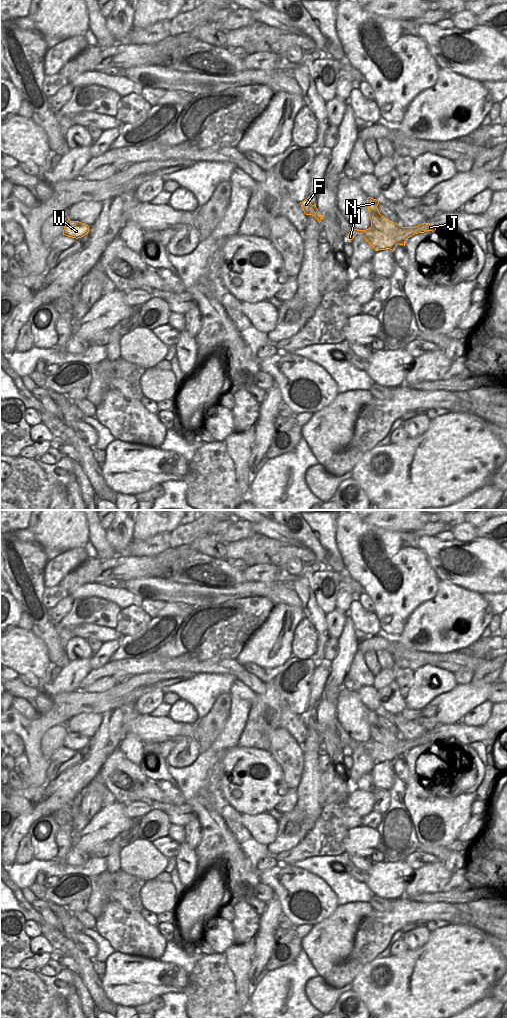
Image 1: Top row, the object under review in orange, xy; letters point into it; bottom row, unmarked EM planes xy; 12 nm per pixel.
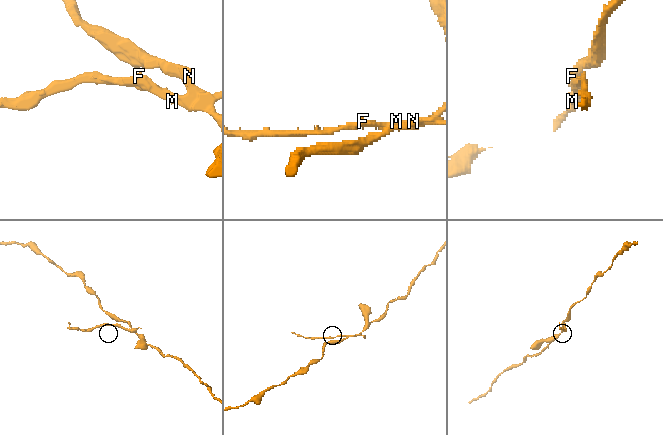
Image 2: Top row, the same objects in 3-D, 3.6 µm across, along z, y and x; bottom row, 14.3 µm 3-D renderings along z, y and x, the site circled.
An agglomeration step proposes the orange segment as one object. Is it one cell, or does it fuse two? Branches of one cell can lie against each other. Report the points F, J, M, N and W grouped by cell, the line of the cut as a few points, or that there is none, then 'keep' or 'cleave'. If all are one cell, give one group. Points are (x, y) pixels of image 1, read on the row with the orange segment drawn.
F J M W / N; cut in xy along (371, 225), (392, 235), (402, 227); cleave

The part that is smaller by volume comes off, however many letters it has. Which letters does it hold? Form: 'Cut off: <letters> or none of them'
Cut off: F, J, M, W

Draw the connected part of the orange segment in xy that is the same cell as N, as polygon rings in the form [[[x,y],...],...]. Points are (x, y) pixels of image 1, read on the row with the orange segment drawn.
[[[371,197],[367,198],[369,218],[371,220],[371,226],[392,236],[396,236],[396,232],[402,228],[384,216],[382,216],[377,208],[379,201]]]

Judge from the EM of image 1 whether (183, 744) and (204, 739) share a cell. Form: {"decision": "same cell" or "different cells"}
{"decision": "different cells"}

